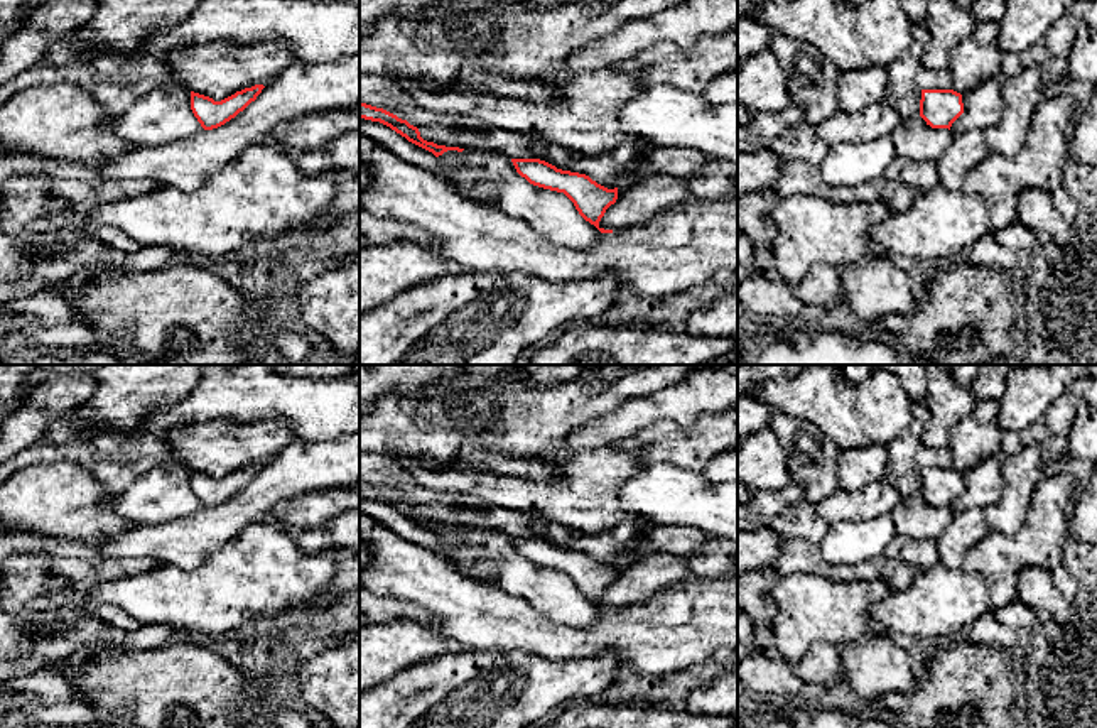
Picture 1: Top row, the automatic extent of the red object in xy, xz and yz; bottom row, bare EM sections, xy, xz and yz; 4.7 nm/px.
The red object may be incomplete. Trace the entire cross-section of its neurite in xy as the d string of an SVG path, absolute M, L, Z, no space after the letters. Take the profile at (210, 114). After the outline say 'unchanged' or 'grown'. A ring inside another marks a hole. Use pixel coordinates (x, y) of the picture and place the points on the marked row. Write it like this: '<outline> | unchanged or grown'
M255 84L236 91L221 101L214 101L209 96L191 91L191 110L204 130L213 130L243 111L251 101L257 100L263 88L263 84Z | unchanged

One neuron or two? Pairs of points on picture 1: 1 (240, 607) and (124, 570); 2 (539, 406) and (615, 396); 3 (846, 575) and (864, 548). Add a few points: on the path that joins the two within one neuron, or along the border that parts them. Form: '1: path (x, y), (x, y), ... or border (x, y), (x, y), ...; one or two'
1: border (157, 565), (134, 575), (98, 583); two
2: path (557, 401), (596, 399); one
3: border (817, 546), (832, 565), (859, 565), (881, 554); two

